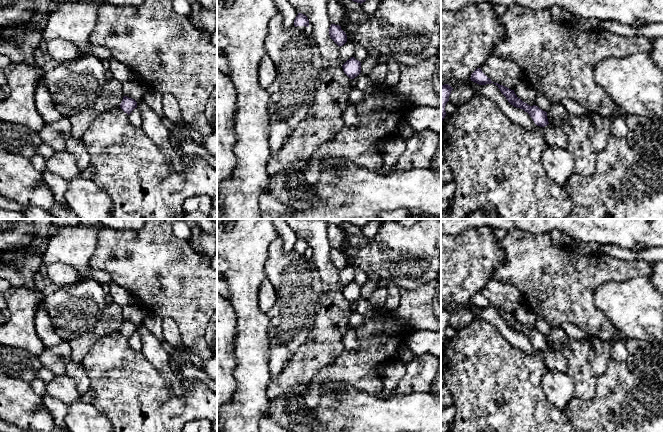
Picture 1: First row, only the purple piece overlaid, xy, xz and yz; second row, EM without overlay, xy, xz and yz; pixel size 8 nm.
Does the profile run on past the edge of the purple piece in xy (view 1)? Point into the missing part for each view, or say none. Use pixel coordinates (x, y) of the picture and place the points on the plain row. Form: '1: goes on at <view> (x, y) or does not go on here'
1: does not go on here

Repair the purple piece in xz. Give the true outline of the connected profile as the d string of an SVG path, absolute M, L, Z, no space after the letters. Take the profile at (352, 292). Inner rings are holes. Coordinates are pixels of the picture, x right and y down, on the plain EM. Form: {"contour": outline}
{"contour": "M351 281L342 289L342 292L350 303L354 303L361 297L361 286Z"}

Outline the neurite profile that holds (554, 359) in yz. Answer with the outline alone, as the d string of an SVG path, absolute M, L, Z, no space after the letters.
M548 348L543 352L545 364L548 370L566 372L567 360L564 354L557 349Z

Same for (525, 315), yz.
M521 304L515 311L514 316L518 322L520 322L523 326L527 327L530 330L536 328L536 317L537 315L525 304Z

